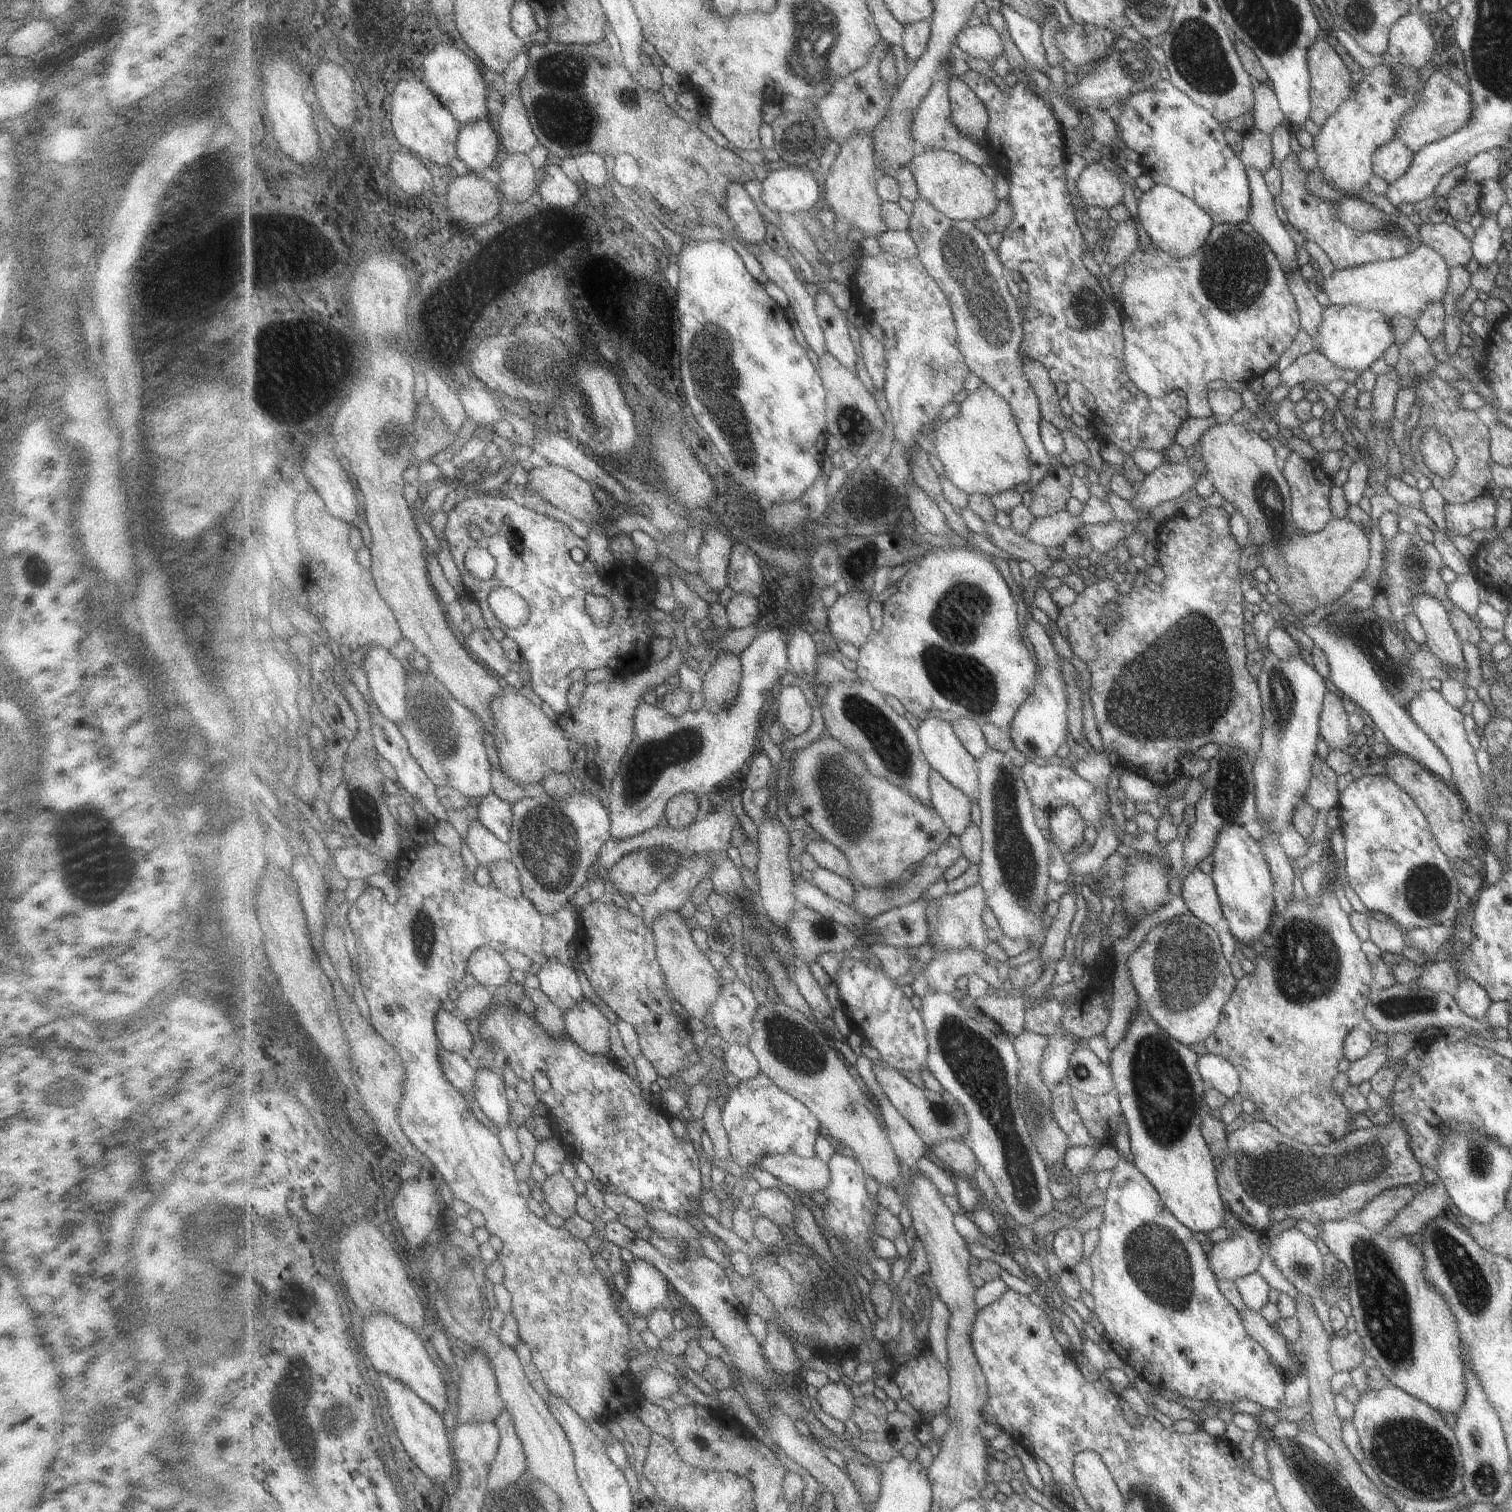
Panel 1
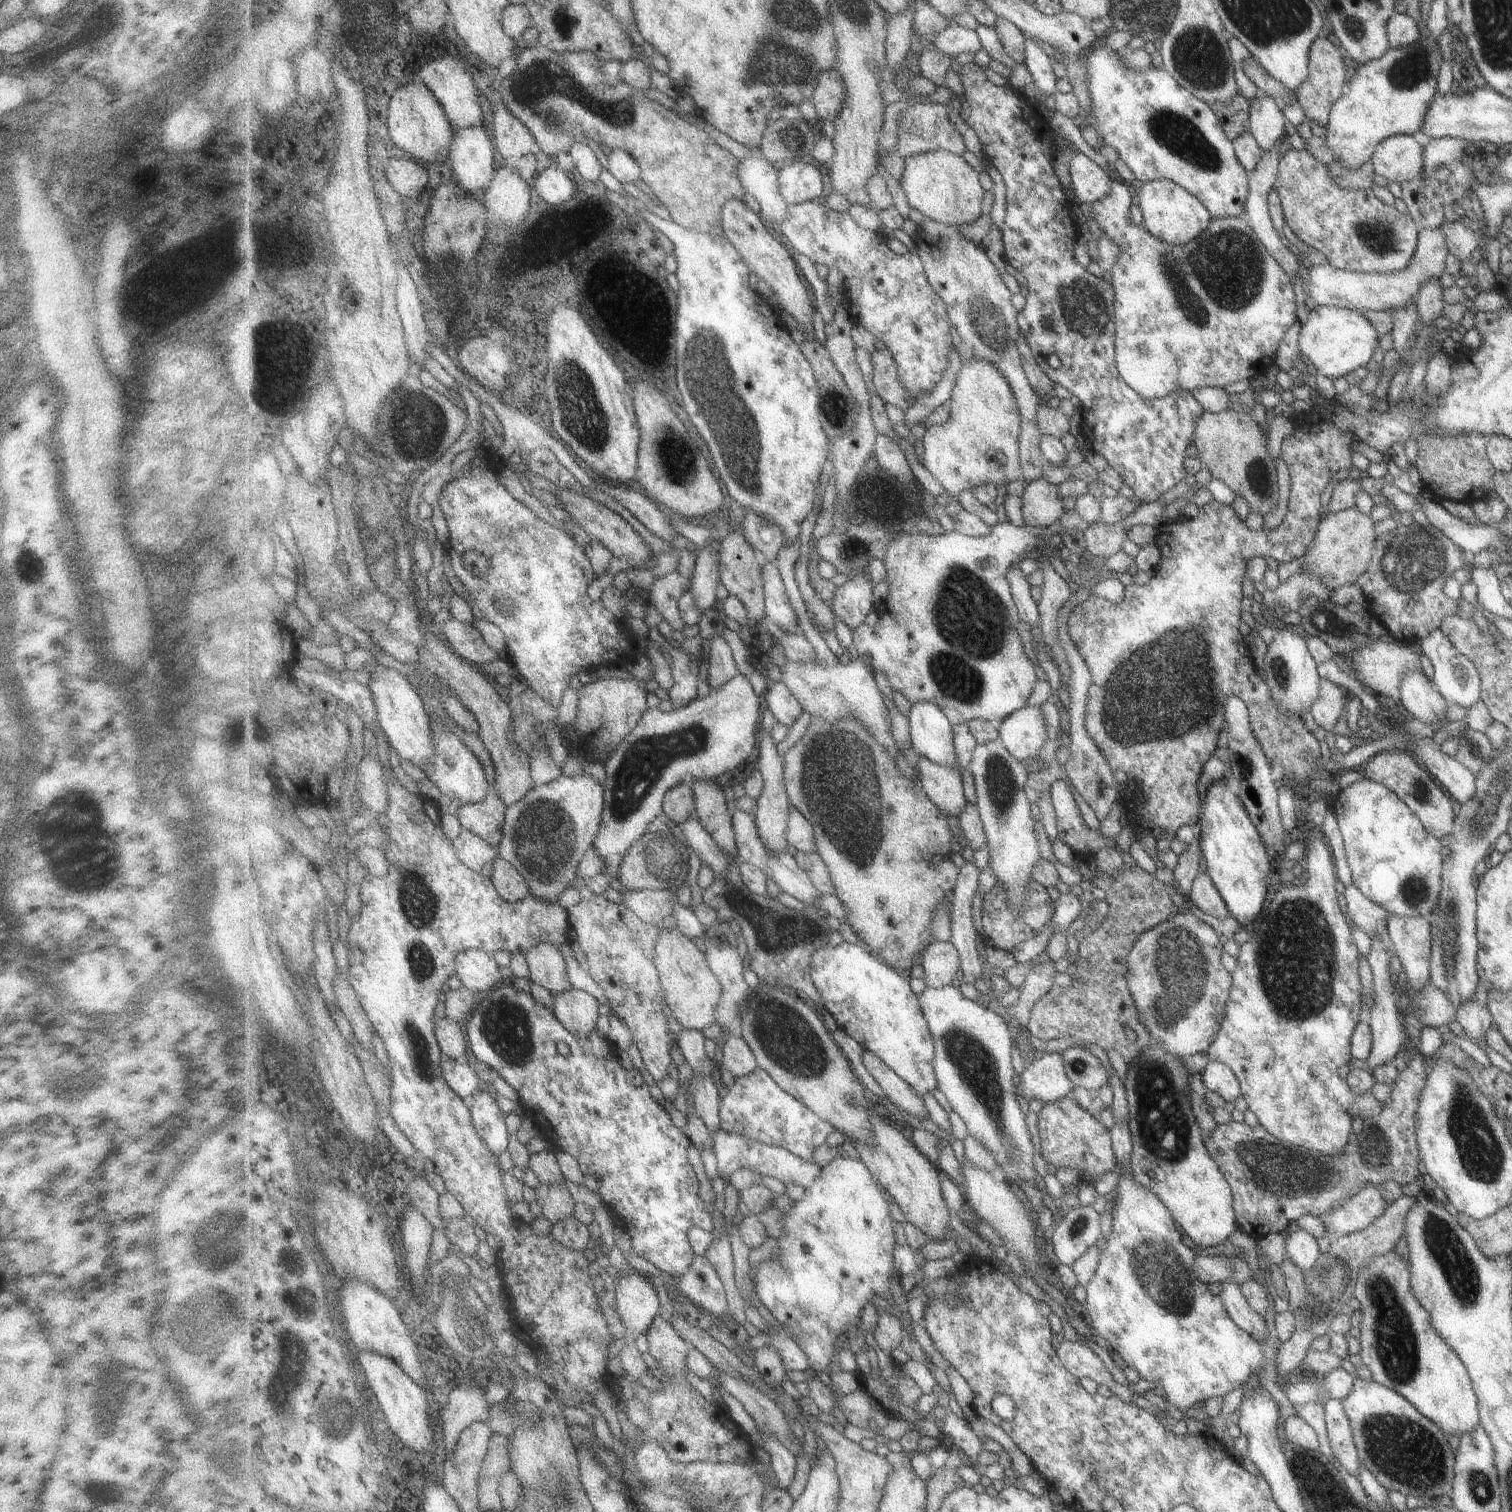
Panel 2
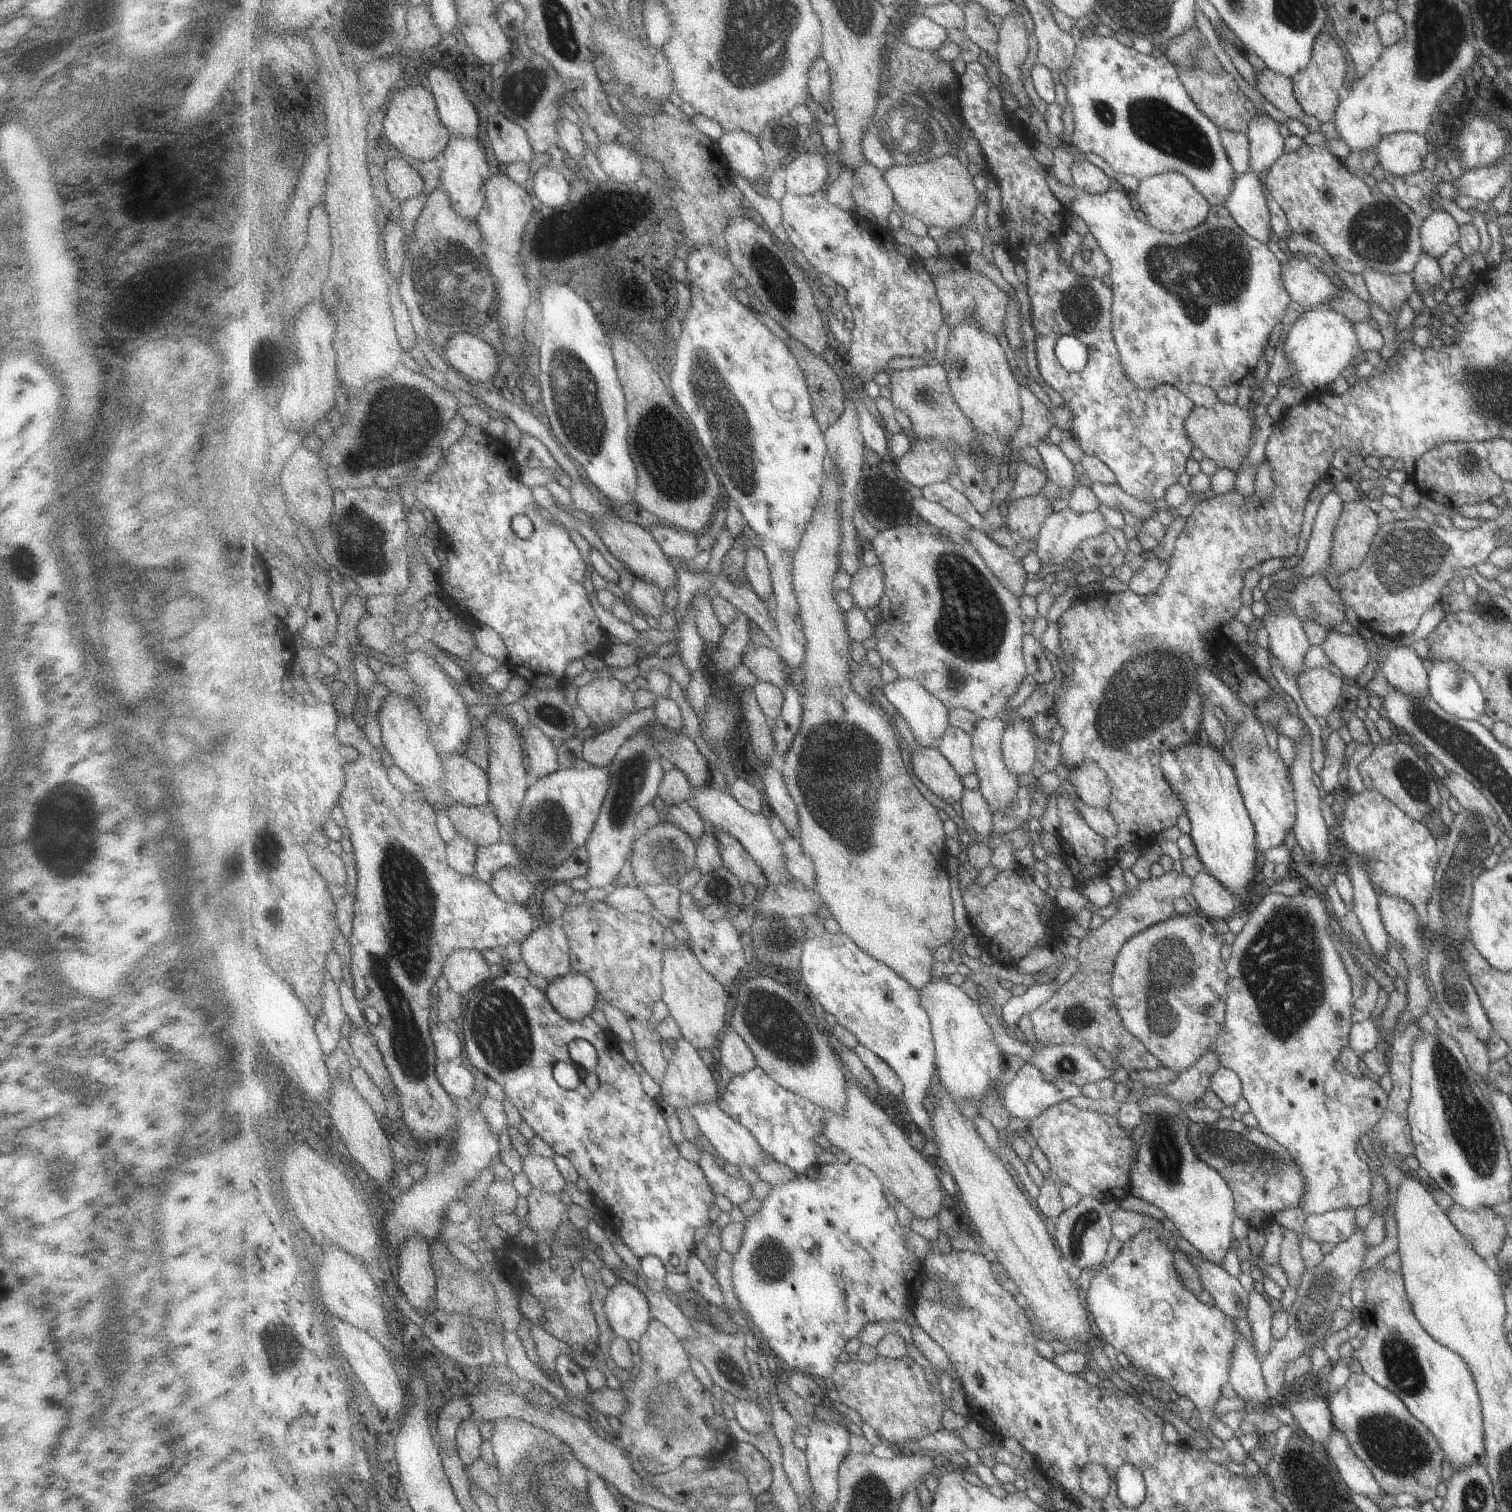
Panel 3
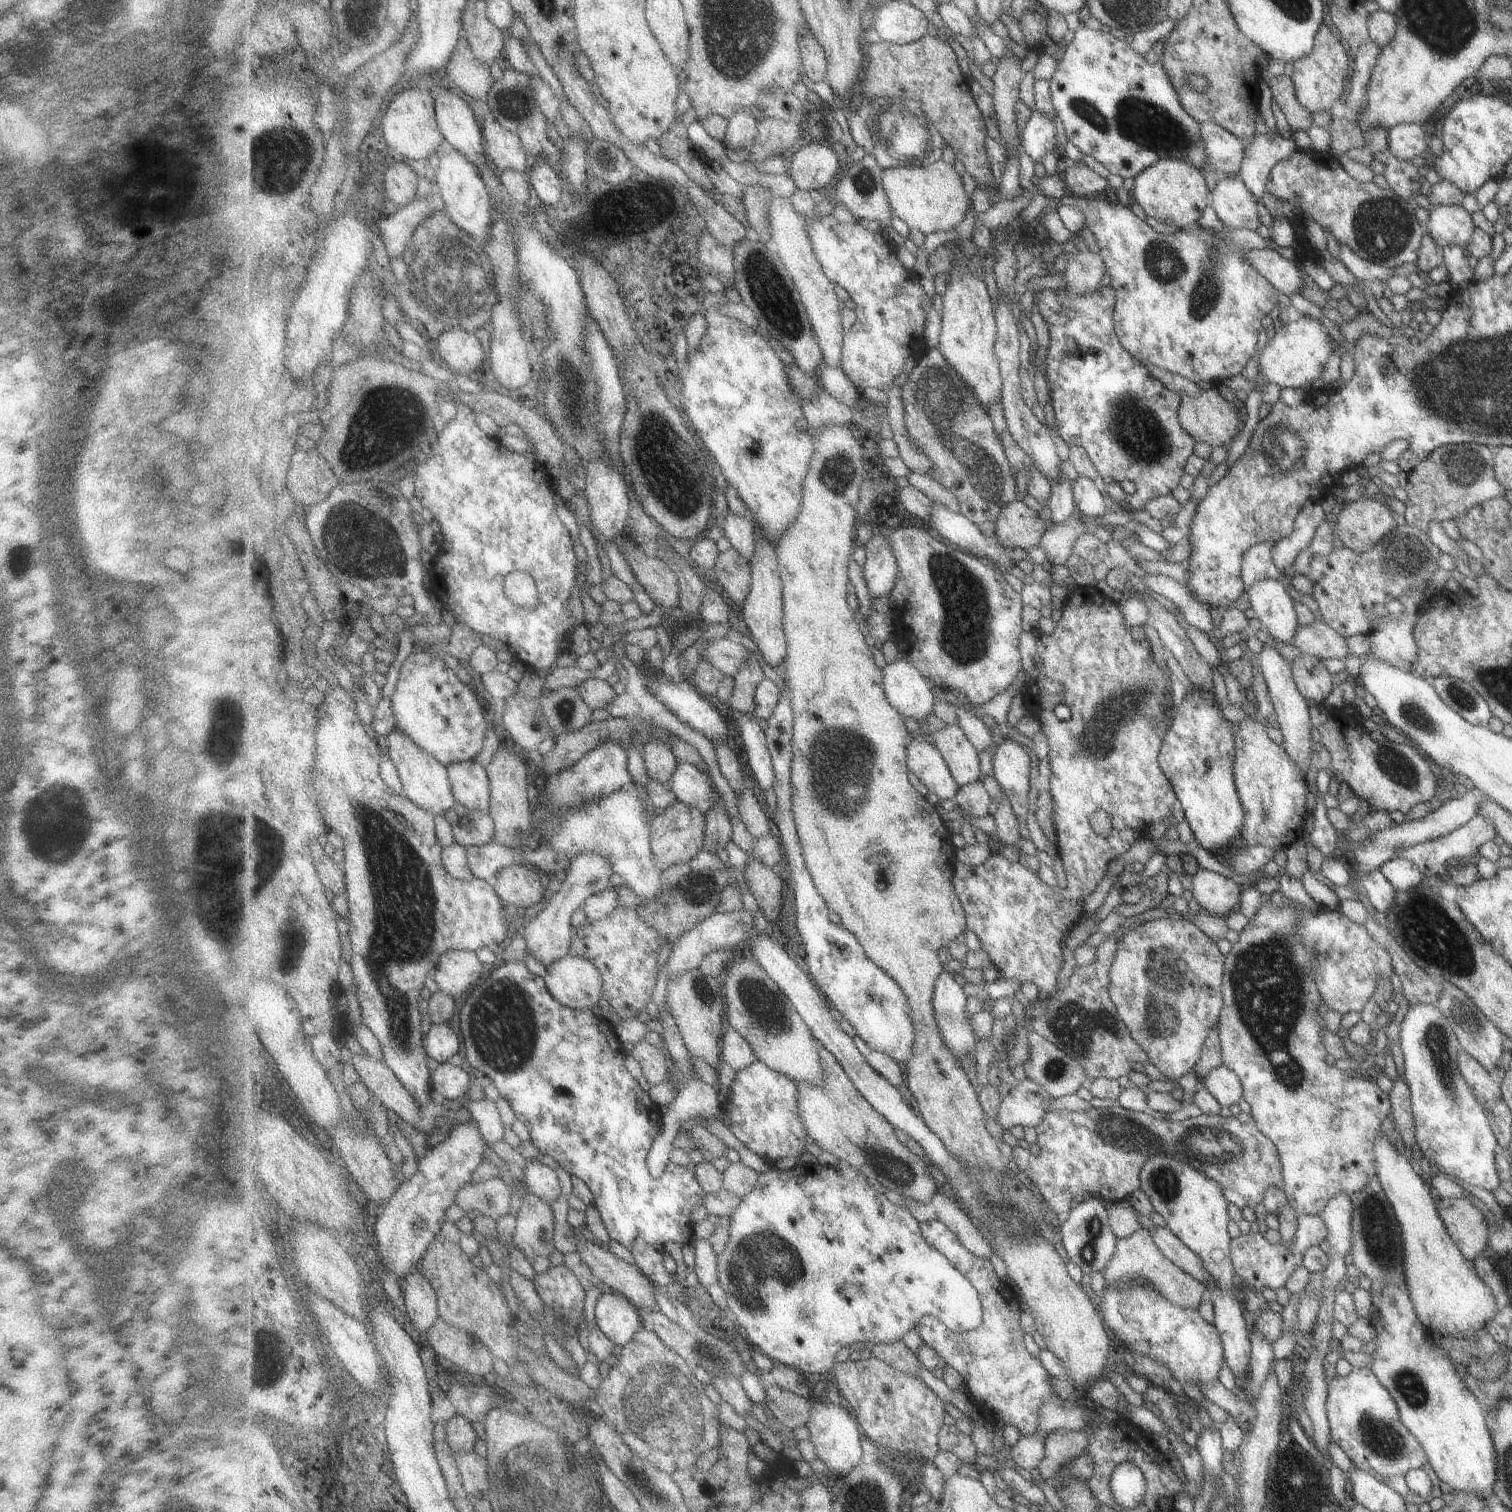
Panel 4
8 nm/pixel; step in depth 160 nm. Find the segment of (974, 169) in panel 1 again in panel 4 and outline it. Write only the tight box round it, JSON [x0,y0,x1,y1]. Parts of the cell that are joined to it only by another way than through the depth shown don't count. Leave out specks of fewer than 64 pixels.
[882,158,972,234]

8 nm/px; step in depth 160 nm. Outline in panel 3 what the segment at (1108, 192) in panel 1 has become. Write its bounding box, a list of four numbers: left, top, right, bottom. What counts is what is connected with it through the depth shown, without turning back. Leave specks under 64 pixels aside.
[1071,157,1116,195]

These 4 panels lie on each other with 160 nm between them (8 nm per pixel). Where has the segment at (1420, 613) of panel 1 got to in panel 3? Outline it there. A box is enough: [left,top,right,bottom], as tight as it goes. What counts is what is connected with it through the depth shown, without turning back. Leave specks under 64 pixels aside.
[1426,661,1484,721]

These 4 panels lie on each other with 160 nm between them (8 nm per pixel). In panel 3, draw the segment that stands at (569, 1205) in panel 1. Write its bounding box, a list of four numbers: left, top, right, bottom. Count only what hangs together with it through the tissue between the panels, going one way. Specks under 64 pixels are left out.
[526,1188,569,1242]

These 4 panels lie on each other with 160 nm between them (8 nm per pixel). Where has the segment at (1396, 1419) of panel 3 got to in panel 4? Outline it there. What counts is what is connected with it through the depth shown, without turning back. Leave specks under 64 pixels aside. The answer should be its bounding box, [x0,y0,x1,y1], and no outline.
[1326,1367,1441,1504]

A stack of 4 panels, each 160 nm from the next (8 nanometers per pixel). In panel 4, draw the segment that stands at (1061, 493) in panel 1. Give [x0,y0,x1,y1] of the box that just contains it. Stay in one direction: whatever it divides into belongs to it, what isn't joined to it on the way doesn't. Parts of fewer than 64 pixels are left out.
[995,502,1045,552]

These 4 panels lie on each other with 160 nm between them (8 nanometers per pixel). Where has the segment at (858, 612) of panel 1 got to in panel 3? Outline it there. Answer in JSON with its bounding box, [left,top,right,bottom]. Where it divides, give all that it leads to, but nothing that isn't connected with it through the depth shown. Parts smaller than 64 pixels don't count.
[847,566,886,610]

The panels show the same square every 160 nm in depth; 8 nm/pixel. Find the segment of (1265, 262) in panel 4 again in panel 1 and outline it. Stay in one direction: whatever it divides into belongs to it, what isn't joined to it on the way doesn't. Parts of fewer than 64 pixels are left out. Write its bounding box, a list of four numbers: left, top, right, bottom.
[1318,244,1449,321]

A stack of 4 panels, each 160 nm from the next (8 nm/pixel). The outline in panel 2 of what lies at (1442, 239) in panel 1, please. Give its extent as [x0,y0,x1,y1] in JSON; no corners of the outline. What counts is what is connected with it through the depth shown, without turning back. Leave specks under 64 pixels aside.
[1439,220,1479,261]

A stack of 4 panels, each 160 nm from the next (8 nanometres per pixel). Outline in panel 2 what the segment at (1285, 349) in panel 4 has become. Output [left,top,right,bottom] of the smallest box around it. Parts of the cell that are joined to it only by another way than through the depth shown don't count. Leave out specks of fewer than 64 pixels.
[1297,305,1380,380]

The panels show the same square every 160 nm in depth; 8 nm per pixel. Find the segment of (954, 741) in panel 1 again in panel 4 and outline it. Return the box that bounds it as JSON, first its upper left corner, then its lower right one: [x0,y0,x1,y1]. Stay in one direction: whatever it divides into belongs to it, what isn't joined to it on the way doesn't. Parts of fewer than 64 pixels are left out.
[881,658,936,726]

